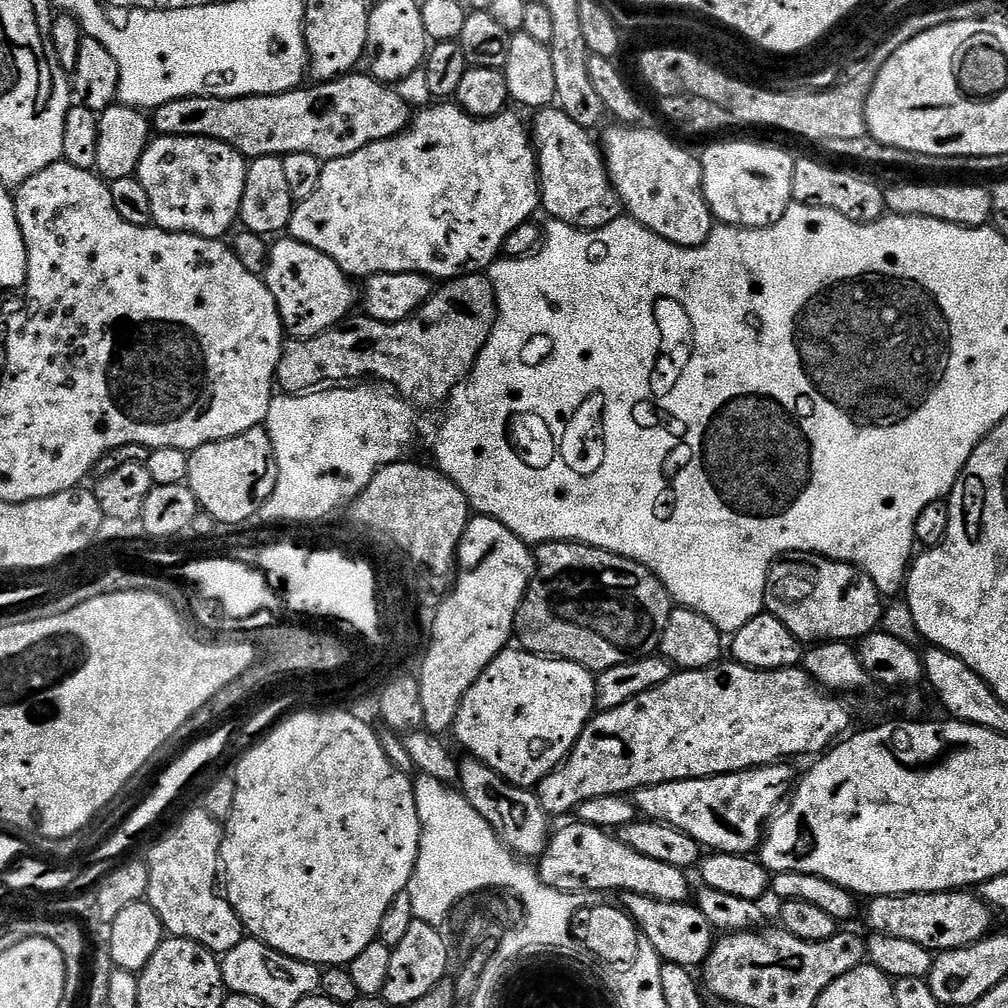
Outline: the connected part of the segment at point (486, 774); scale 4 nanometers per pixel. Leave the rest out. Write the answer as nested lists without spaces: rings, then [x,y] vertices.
[[[464,758],[459,761],[459,791],[463,792],[466,802],[482,814],[484,824],[499,839],[503,840],[517,856],[521,858],[539,858],[543,856],[550,839],[550,817],[540,804],[540,797],[535,791],[521,788],[502,778],[491,768],[475,758]]]

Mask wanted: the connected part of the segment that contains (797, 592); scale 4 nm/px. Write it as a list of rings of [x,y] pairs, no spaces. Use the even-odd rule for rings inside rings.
[[[800,554],[773,564],[764,602],[771,616],[808,646],[821,642],[856,642],[877,631],[885,603],[876,589],[876,581],[868,573],[861,572],[855,564],[815,554]]]

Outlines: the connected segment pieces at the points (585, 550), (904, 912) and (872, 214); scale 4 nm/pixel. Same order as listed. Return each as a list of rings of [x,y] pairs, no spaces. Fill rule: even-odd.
[[[574,540],[539,545],[534,555],[536,574],[516,615],[514,636],[523,651],[569,660],[599,674],[659,649],[674,601],[646,566]]]
[[[953,890],[951,892],[915,892],[905,896],[873,896],[867,901],[868,924],[876,934],[893,936],[916,942],[929,950],[948,952],[952,948],[965,948],[976,944],[993,931],[993,909],[984,903],[983,899],[972,890]]]
[[[799,157],[794,166],[794,182],[792,183],[792,199],[797,204],[814,206],[822,210],[834,210],[855,224],[872,224],[876,220],[884,219],[883,187],[879,188],[872,180],[859,176],[856,172],[847,172],[844,168],[831,168],[820,160],[811,160],[810,157]]]

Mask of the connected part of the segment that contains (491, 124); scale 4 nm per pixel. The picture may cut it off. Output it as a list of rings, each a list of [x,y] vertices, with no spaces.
[[[436,102],[433,108],[425,112],[417,111],[414,119],[399,136],[392,136],[389,140],[374,142],[346,158],[329,160],[322,170],[322,182],[318,182],[318,190],[310,194],[310,198],[299,201],[293,207],[292,217],[287,231],[291,239],[302,242],[306,246],[314,246],[322,254],[326,254],[335,264],[347,274],[349,278],[367,278],[376,276],[380,272],[420,272],[423,276],[431,276],[433,281],[447,282],[458,276],[479,273],[496,263],[504,252],[504,243],[508,235],[518,226],[529,223],[532,216],[541,207],[540,203],[540,166],[538,152],[530,139],[530,128],[524,125],[520,116],[515,116],[512,110],[499,112],[496,116],[477,118],[464,111],[455,102]]]

